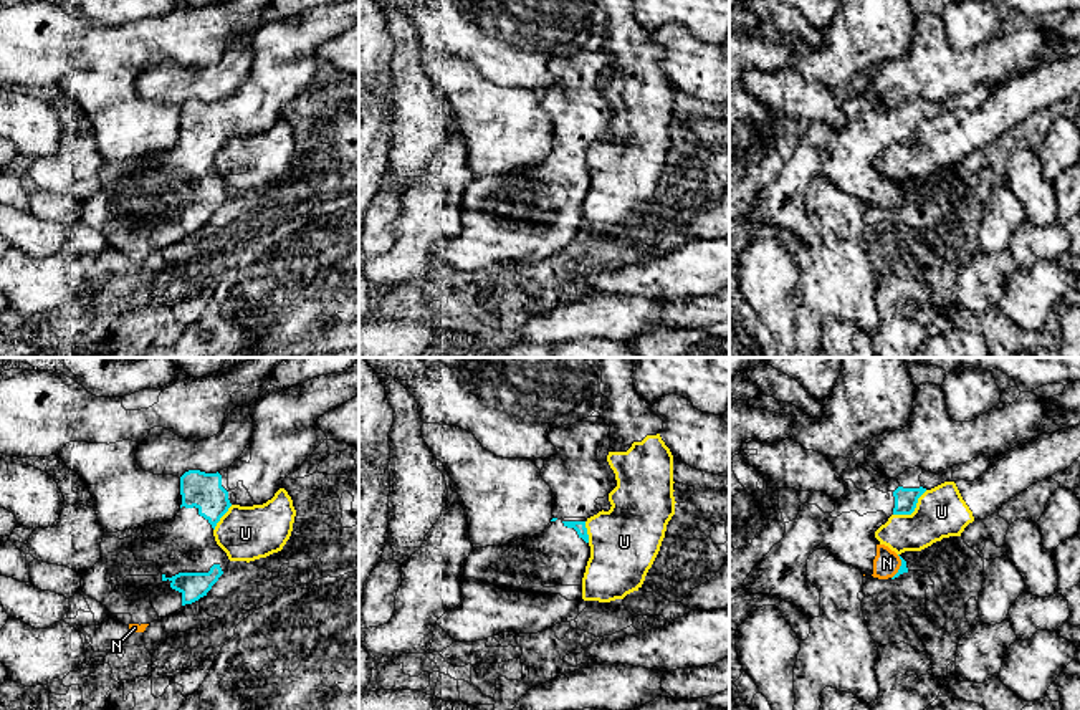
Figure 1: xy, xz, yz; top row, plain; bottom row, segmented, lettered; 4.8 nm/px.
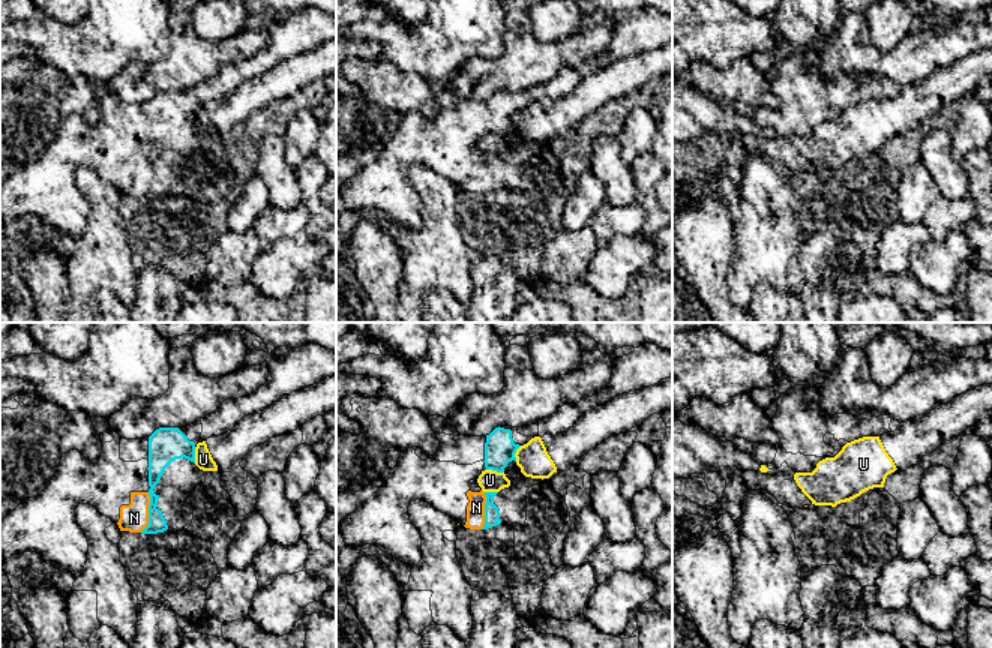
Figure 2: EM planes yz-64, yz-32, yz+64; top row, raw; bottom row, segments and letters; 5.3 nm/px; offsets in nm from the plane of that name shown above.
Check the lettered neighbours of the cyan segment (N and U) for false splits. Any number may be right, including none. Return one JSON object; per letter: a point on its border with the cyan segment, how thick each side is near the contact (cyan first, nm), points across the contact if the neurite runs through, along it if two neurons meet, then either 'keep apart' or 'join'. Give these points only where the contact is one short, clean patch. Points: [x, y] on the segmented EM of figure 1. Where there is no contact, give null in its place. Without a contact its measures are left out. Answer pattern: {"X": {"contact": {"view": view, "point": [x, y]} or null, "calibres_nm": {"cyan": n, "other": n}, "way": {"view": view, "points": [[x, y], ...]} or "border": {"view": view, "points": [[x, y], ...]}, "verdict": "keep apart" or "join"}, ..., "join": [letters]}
{"N": {"contact": {"view": "yz", "point": [900, 566]}, "calibres_nm": {"cyan": 40, "other": 130}, "verdict": "join"}, "U": {"contact": {"view": "yz", "point": [913, 510]}, "calibres_nm": {"cyan": 110, "other": 240}, "border": {"view": "yz", "points": [[927, 490], [910, 513], [893, 515]]}, "verdict": "keep apart"}, "join": ["N"]}

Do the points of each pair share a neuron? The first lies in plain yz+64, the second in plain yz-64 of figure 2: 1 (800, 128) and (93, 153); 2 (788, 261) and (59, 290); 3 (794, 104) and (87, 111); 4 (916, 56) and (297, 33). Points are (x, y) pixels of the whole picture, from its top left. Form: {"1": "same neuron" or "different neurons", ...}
{"1": "same neuron", "2": "different neurons", "3": "different neurons", "4": "different neurons"}

